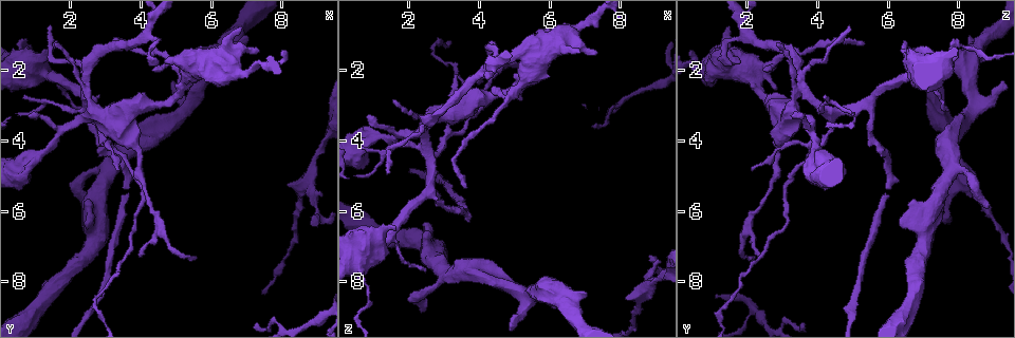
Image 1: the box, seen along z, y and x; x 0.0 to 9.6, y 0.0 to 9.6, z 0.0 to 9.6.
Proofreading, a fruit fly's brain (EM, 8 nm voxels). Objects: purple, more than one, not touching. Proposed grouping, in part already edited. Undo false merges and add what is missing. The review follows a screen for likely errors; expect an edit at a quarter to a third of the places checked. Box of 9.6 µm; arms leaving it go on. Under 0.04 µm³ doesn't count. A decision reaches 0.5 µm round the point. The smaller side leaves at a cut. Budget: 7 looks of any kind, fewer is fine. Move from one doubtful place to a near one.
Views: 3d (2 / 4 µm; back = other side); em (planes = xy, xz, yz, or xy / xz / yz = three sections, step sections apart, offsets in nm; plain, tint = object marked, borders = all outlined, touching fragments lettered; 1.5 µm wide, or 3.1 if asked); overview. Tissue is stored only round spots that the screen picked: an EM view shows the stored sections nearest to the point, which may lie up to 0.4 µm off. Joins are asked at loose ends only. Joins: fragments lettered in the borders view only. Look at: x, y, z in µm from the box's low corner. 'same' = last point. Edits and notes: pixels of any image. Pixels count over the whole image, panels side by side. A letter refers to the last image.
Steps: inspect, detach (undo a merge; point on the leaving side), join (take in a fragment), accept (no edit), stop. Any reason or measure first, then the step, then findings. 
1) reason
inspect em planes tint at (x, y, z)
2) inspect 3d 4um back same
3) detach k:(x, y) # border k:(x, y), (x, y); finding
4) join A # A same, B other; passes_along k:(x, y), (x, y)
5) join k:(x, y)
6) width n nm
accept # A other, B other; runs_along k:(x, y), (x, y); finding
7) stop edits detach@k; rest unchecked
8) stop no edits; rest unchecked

inspect 3d 2um back at (5.25, 2.50, 2.90)

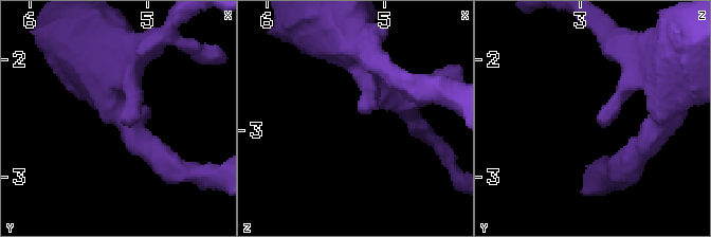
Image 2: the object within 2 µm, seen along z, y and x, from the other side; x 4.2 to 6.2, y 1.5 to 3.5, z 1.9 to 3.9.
inspect em planes borders at (5.20, 2.52, 2.86)

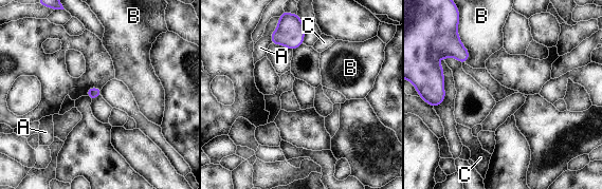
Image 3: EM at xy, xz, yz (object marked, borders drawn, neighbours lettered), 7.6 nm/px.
accept # A other, B other, C other; border 3:(459, 39), (469, 53), (466, 62); none of them fits

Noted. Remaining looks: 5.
thick end
inspect 3d 4um at (5.85, 2.30, 0.80)

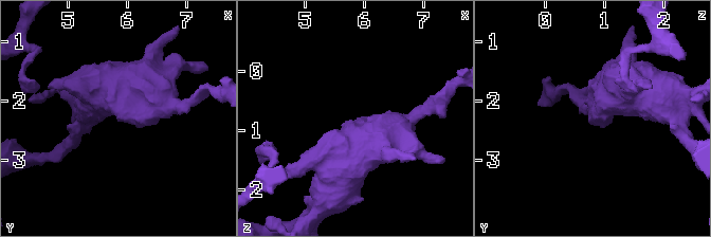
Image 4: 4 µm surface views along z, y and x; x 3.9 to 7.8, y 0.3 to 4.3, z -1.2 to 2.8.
now the EM
inspect em yz step 8 tint at (5.85, 2.35, 0.85)

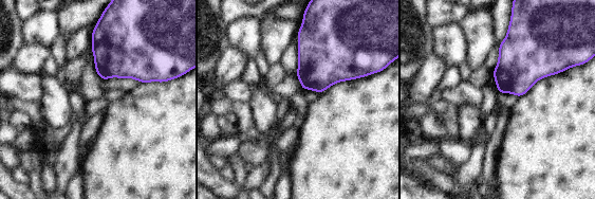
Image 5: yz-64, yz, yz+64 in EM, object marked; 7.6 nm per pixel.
inspect em planes borders same

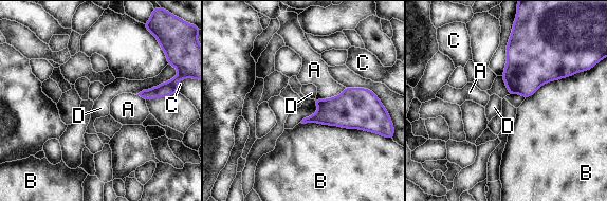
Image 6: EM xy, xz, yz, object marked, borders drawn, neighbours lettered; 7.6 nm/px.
longest_contact B 550 nm
accept # A other, B other, C other, D other; no lettered fragment goes on from it

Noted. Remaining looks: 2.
branch stops here
inspect em planes borders at (8.90, 6.40, 7.30)

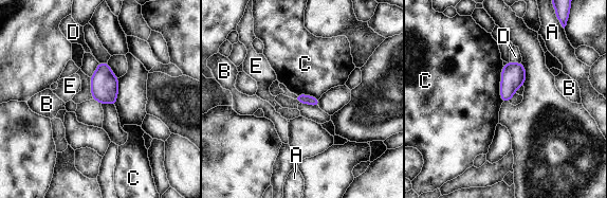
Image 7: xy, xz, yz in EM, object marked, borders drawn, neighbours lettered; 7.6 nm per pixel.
accept # A other, B other, C other, D other, E other; border 7:(503, 66), (499, 87), (501, 102); no lettered fragment goes on from it

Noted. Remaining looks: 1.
stop no edits; rest unchecked

